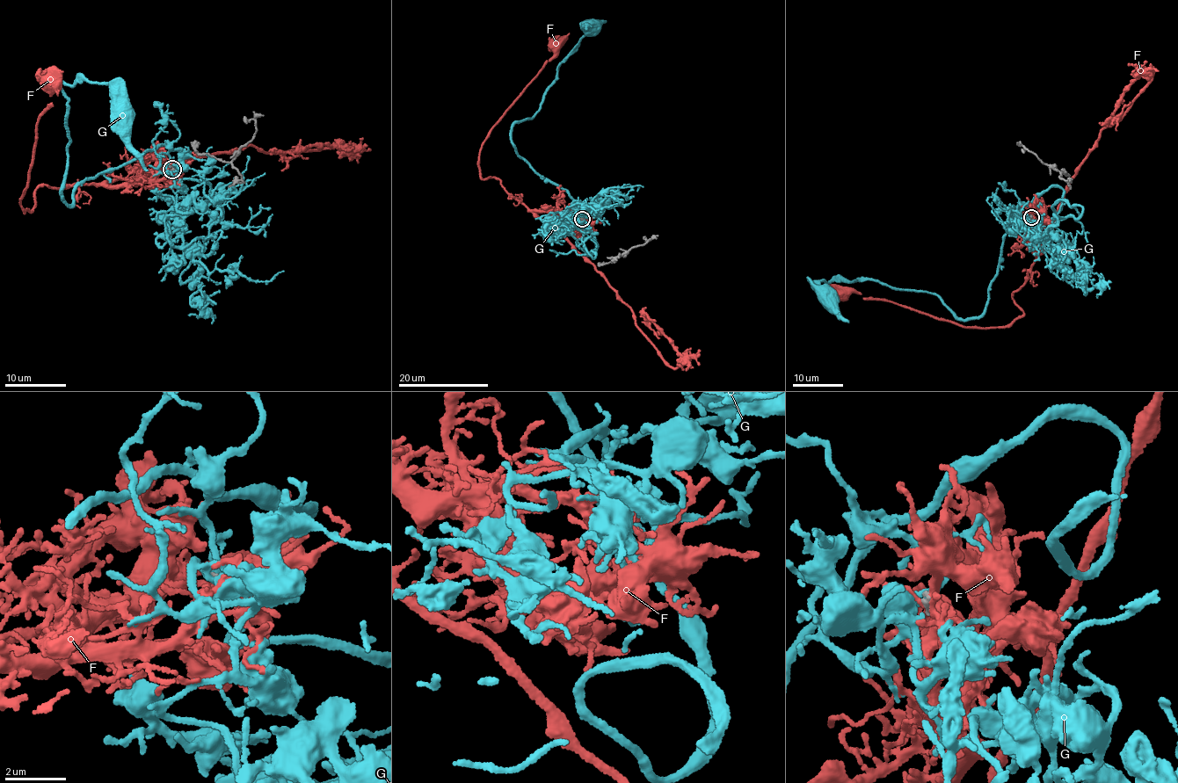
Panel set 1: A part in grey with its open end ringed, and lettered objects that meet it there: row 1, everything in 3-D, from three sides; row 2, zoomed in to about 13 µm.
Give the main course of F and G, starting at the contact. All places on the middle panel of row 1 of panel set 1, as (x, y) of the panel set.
F: (582, 219), (534, 212), (495, 177), (483, 179), (478, 163), (482, 143), (494, 125), (558, 43)
G: (581, 220), (586, 221), (570, 195), (521, 157), (511, 130), (534, 117), (557, 68), (590, 29)

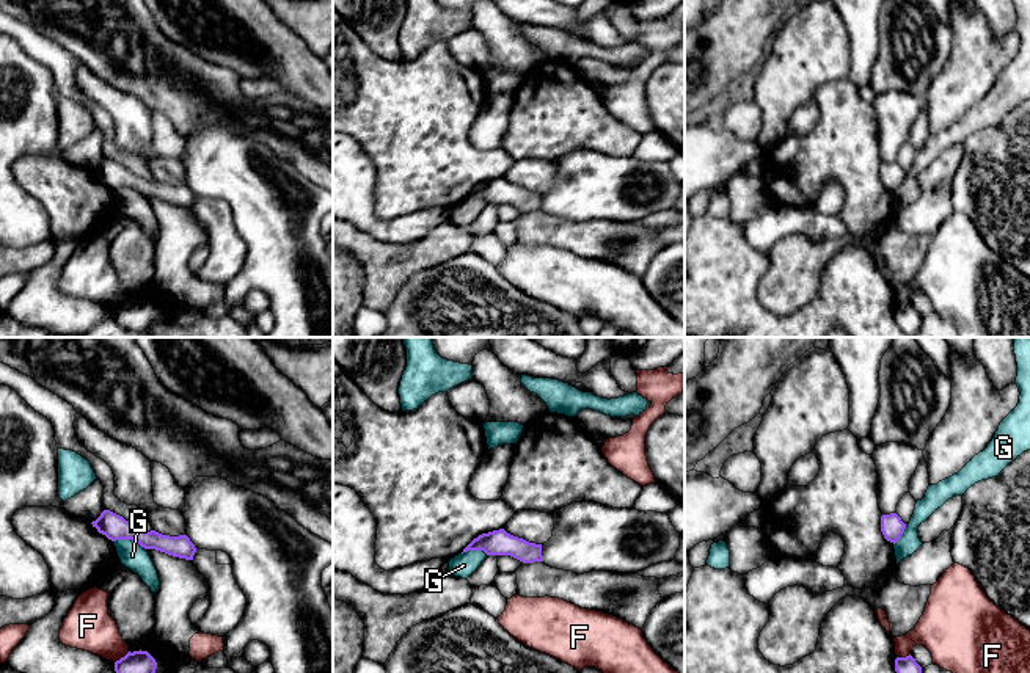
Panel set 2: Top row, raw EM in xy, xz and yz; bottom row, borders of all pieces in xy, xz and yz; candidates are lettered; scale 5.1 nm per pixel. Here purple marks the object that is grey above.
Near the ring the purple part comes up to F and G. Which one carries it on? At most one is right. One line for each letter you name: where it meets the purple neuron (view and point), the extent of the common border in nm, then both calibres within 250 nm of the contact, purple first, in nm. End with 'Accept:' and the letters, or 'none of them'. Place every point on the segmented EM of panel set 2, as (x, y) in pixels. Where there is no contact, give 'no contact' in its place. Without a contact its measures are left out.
Accept: none of them

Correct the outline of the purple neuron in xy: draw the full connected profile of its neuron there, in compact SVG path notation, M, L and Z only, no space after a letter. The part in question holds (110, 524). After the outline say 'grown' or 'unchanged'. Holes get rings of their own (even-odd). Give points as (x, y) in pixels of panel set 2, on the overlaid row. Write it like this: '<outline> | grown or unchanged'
M104 510L91 524L111 541L132 540L144 549L155 549L185 560L193 560L196 552L187 535L170 537L155 530L144 532L110 510Z | unchanged

